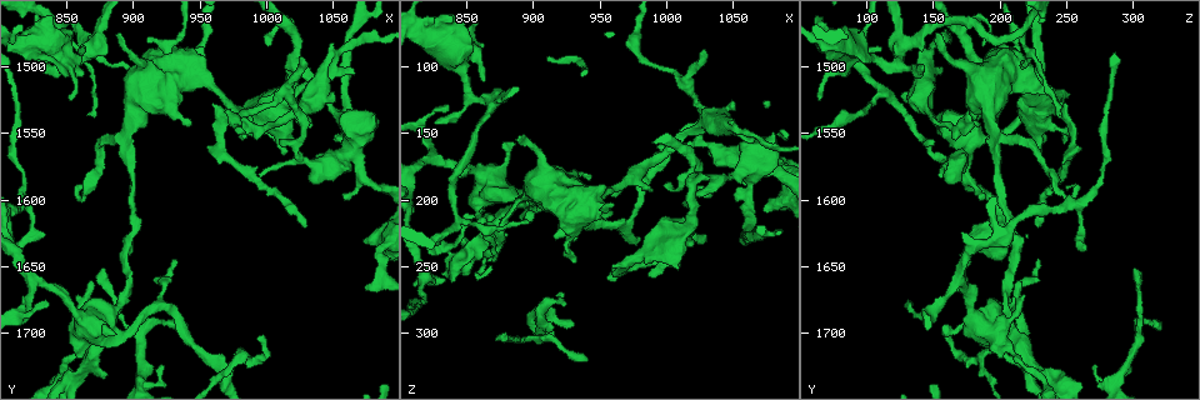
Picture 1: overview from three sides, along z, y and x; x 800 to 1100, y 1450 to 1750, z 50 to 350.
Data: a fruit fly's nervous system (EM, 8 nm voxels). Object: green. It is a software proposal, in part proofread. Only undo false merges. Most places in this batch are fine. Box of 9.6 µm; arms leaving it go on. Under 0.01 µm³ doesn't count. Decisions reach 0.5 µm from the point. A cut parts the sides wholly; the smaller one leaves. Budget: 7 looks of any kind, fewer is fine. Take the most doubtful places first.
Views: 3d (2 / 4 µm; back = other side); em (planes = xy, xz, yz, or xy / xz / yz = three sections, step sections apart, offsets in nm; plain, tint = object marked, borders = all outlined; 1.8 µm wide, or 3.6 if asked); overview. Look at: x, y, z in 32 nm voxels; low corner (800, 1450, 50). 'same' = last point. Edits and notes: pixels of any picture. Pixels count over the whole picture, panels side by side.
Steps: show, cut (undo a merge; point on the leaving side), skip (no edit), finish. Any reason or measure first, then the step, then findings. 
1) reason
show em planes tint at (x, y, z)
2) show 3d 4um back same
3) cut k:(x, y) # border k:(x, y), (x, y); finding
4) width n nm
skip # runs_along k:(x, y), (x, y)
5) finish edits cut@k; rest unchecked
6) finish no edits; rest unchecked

calibre changes
show 3d 2um at (894, 1674, 206)

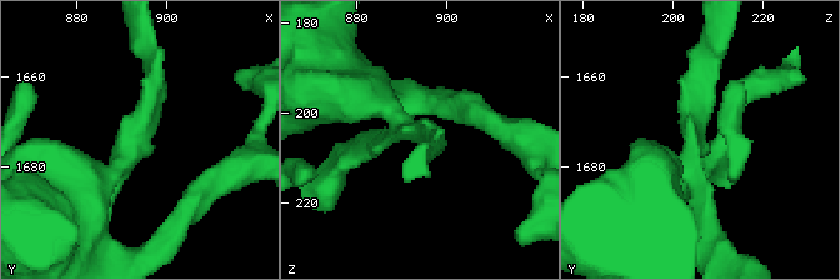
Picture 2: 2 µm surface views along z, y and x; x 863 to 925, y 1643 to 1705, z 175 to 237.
arms 3
show em planes tint at (893, 1676, 204)

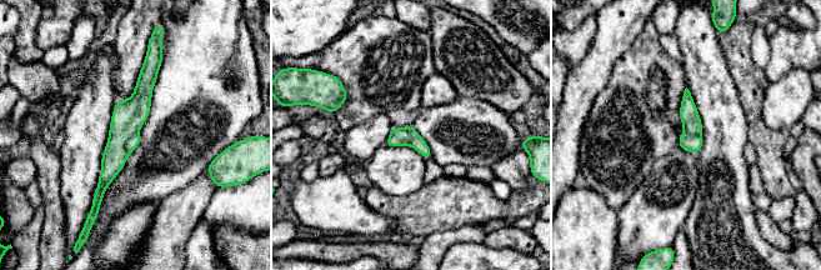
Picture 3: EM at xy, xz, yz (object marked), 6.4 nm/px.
width 130 nm
cut 3:(129, 115) # border 3:(138, 131), (126, 141), (126, 154); two neurons meet here

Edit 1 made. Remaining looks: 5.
thin arm on a thick one
show em 3.6um planes plain at (846, 1492, 84)

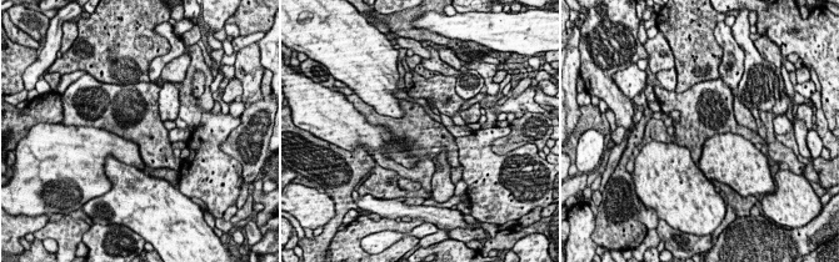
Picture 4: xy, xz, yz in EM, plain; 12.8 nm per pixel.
with the object marked
show em 3.6um planes tint same

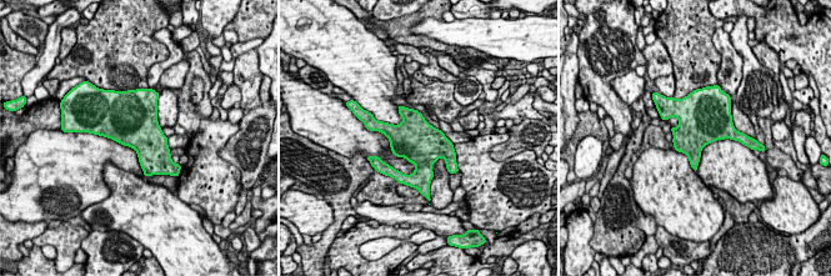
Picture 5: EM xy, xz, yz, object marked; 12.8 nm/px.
width 500 nm
skip # one neuron here

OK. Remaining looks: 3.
side arm on a straight run
show 3d 2um at (984, 1718, 186)

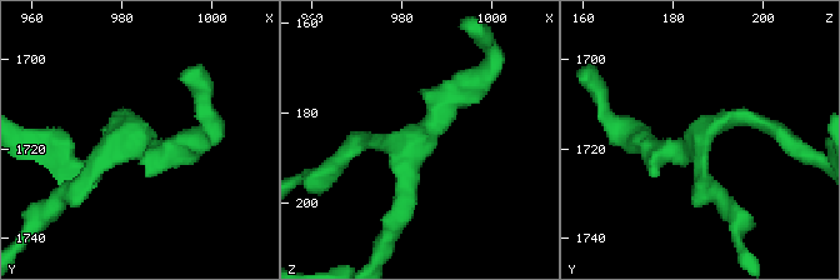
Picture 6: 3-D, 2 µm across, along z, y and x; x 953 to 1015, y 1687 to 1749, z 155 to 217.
arms 3
show em xz step 8 tint at (983, 1716, 187)

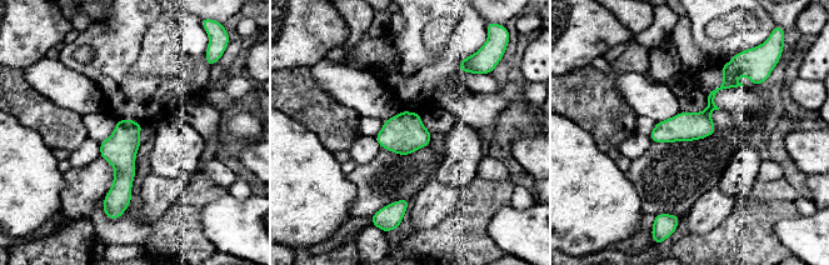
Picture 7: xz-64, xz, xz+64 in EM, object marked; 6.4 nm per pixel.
another direction
show em planes tint same

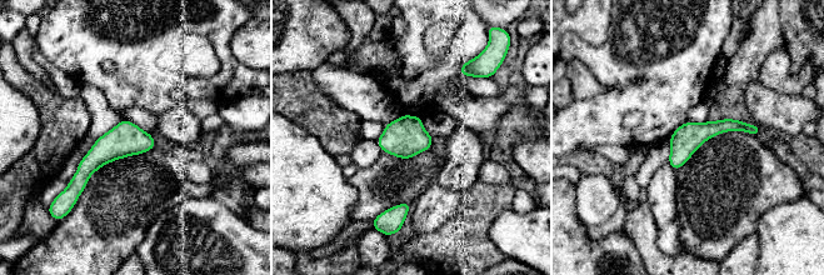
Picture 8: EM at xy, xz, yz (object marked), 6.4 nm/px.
skip # runs_along 8:(757, 129), (708, 129), (672, 160); all the same neuron

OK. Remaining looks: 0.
finish edits cut@3; rest unchecked

